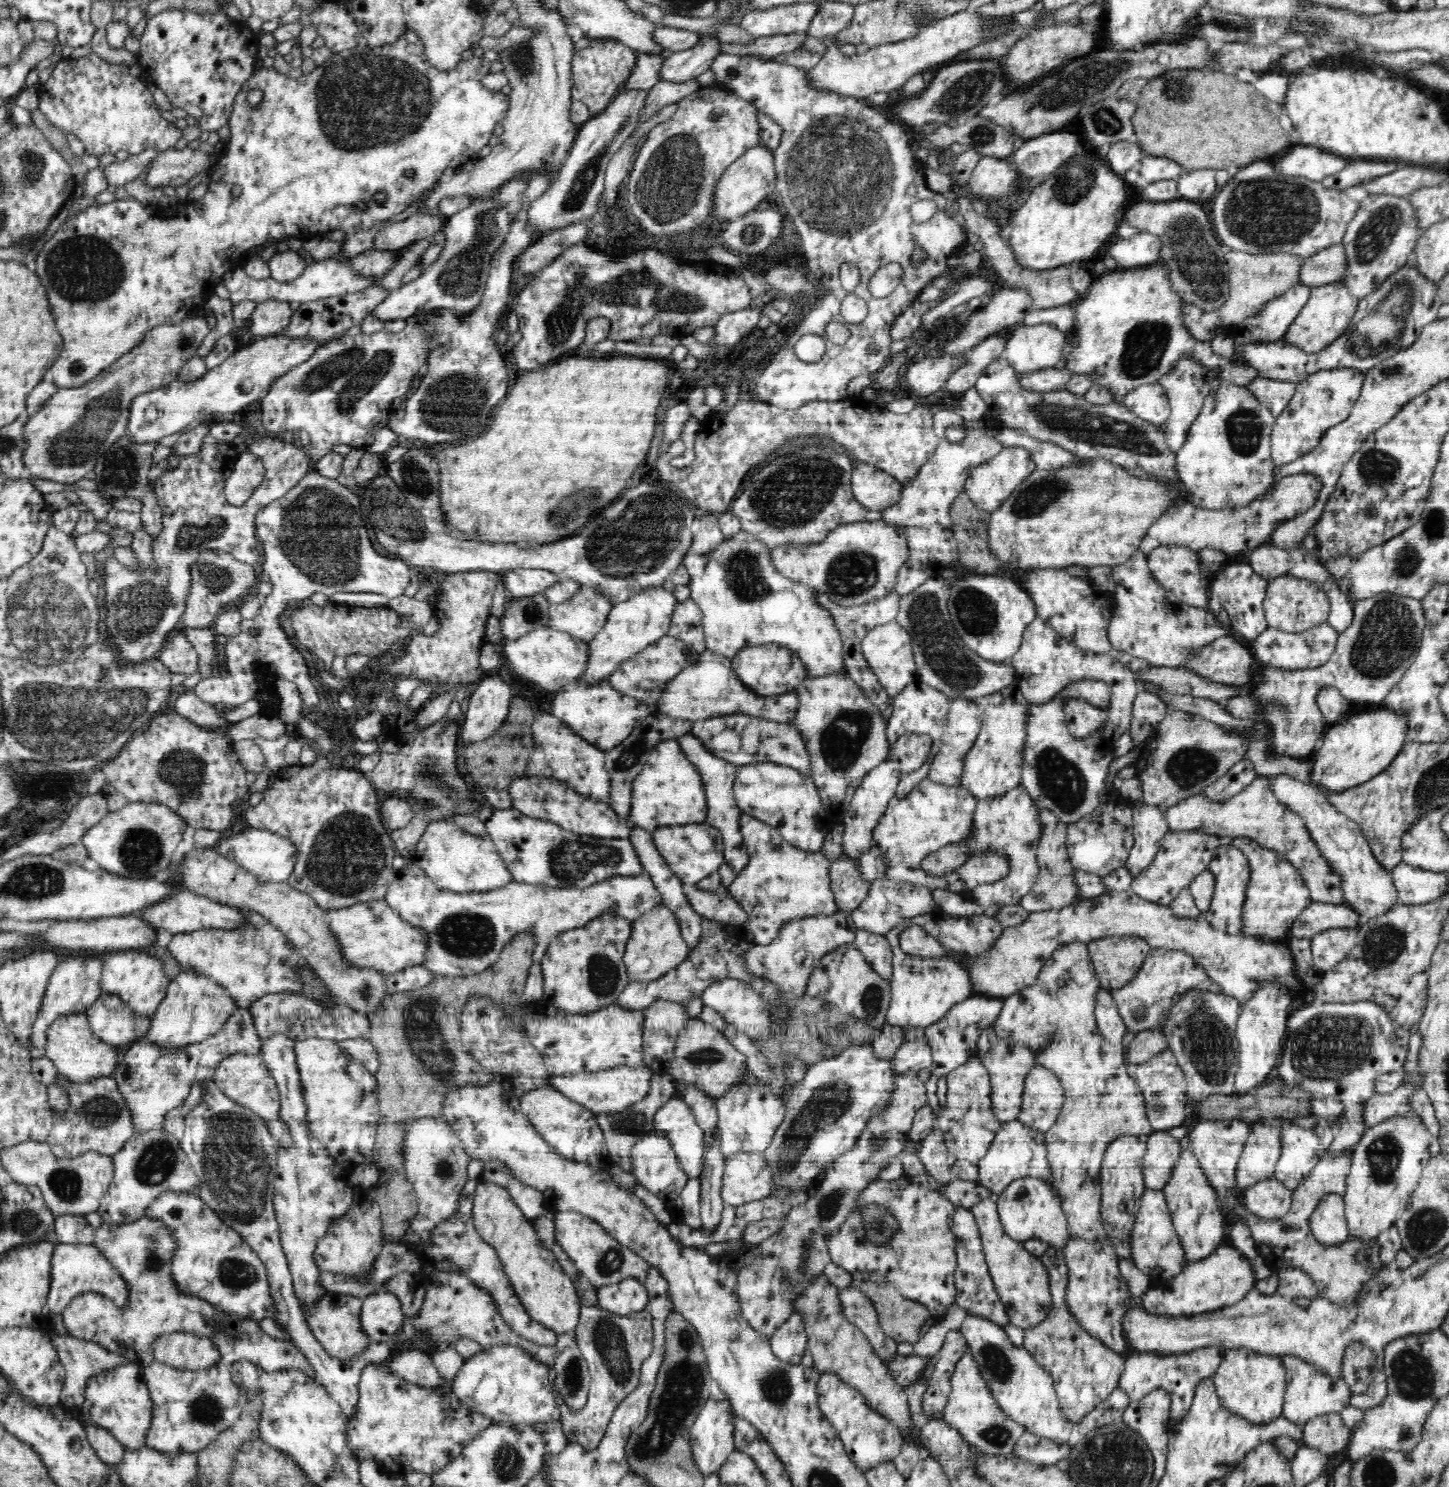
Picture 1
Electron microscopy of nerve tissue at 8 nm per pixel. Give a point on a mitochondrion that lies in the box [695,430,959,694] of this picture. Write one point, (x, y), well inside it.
(796, 490)

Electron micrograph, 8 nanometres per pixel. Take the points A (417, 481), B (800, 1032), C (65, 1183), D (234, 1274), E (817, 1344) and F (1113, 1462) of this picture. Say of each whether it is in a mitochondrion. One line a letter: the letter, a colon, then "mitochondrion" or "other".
A: mitochondrion
B: other
C: mitochondrion
D: mitochondrion
E: other
F: mitochondrion

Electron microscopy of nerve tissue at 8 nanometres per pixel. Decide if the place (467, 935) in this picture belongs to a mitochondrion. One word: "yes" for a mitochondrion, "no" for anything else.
yes

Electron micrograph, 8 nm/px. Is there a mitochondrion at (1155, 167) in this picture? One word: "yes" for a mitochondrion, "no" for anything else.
no

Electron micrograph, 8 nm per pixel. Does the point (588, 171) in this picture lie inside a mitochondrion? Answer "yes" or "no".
yes

